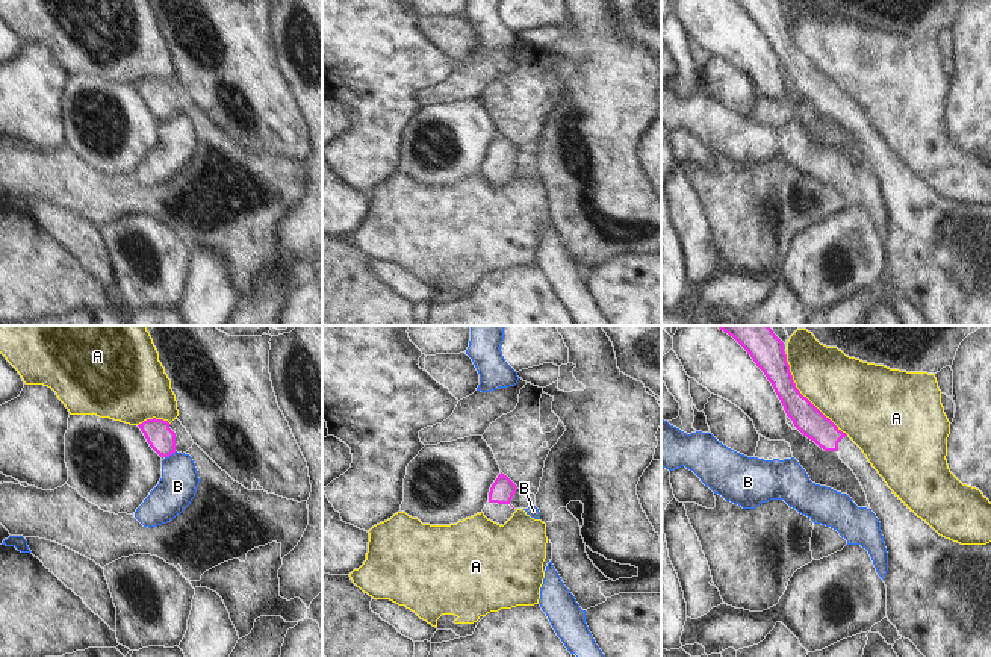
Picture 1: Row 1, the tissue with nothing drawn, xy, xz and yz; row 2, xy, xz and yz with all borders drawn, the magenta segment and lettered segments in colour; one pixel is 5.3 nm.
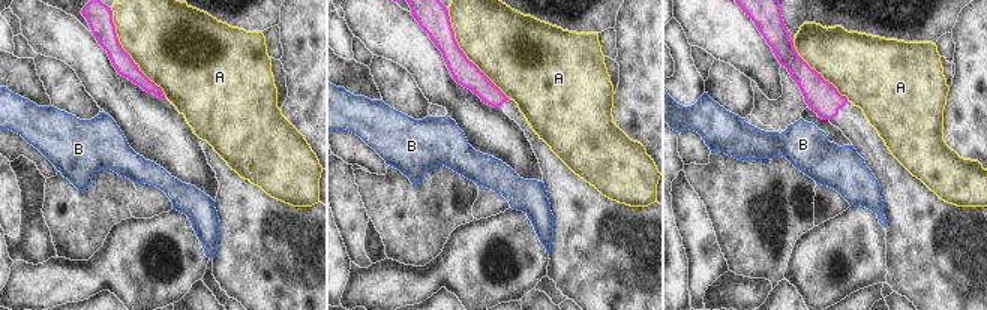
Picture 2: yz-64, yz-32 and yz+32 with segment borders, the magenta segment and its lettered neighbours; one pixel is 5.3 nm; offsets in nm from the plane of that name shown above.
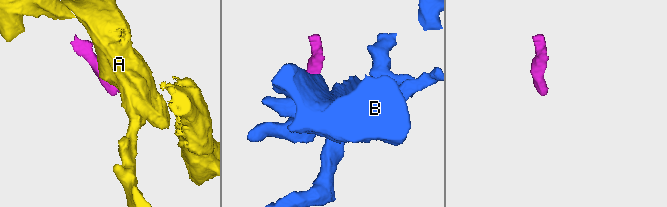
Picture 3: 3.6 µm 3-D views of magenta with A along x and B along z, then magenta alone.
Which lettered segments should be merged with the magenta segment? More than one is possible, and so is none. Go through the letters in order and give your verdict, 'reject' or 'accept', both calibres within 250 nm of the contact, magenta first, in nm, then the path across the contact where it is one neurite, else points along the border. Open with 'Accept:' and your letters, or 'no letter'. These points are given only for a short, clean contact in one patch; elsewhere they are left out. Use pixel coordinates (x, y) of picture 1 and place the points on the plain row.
Accept: no letter
A: reject; calibres 160 and 360 nm
B: reject; calibres 140 and 200 nm; border xy (176, 112), (165, 118)

